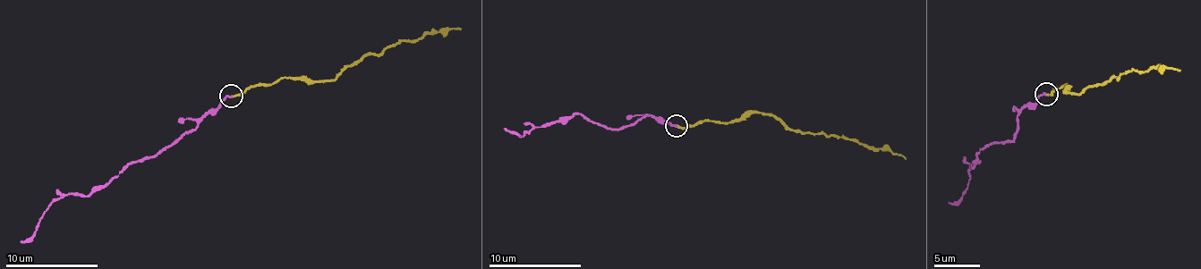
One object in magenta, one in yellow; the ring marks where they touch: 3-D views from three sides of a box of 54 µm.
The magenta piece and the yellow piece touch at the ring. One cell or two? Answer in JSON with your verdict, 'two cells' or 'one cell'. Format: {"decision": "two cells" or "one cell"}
{"decision": "one cell"}

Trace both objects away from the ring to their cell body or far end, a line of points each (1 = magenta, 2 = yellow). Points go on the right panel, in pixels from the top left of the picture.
1: (1046, 93), (1018, 114), (1011, 141), (980, 151), (974, 168), (970, 163), (966, 194), (948, 203)
2: (1046, 93), (1066, 84), (1071, 86), (1066, 92), (1079, 95), (1134, 71), (1179, 71)

